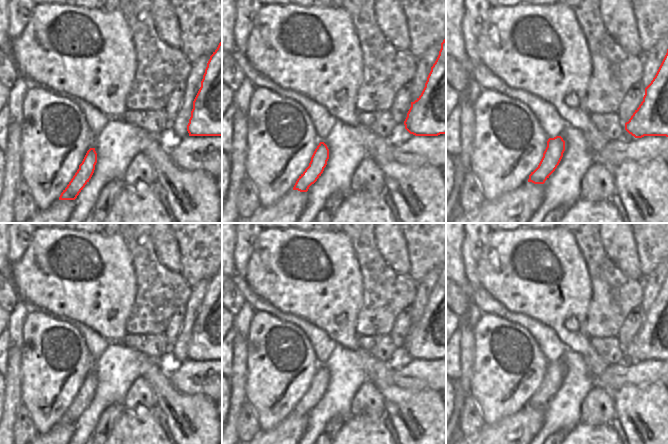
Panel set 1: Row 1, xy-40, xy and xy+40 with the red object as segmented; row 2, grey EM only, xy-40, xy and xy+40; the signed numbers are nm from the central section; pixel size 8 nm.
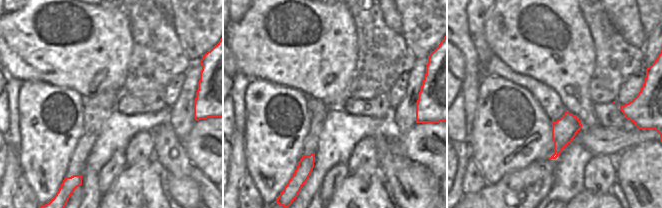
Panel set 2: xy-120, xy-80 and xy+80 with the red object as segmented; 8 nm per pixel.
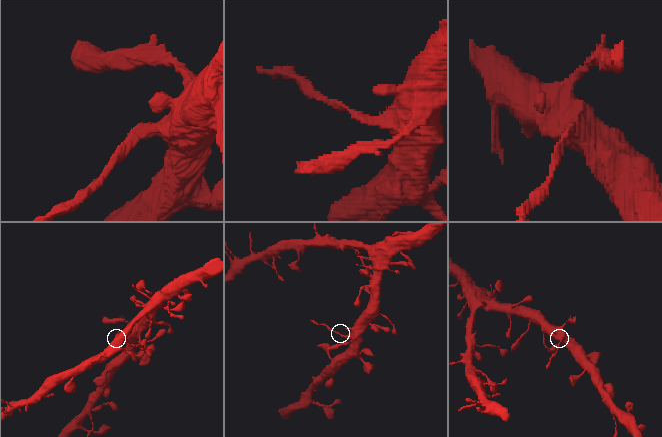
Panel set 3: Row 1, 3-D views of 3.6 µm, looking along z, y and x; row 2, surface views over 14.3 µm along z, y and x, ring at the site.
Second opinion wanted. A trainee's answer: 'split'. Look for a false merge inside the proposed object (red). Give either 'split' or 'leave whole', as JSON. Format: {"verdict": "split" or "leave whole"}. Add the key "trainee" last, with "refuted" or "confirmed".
{"verdict": "split", "trainee": "confirmed"}

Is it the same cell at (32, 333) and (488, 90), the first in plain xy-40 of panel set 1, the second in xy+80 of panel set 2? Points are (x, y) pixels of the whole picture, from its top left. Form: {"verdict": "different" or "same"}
{"verdict": "same"}

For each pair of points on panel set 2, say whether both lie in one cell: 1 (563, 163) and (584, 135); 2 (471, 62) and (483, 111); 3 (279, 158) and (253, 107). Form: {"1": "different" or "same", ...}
{"1": "different", "2": "different", "3": "same"}

